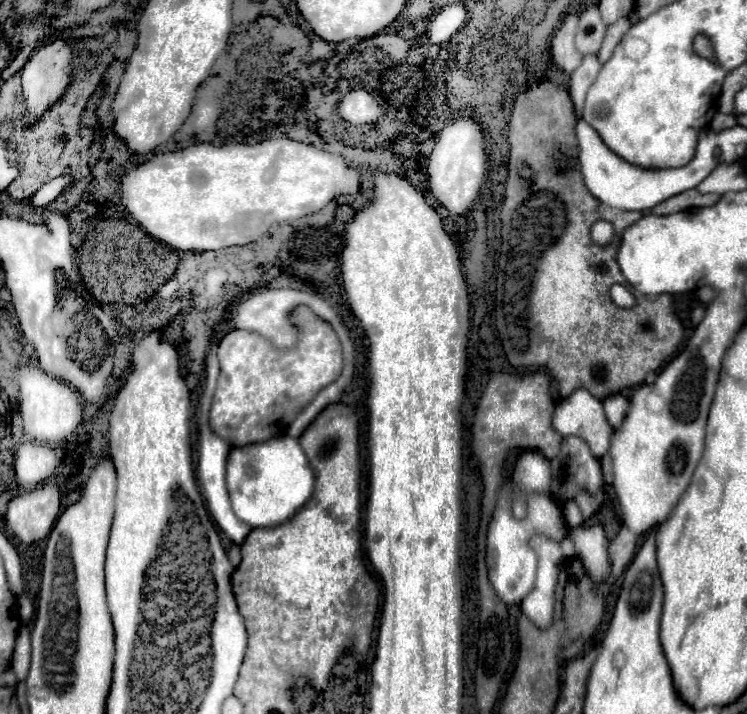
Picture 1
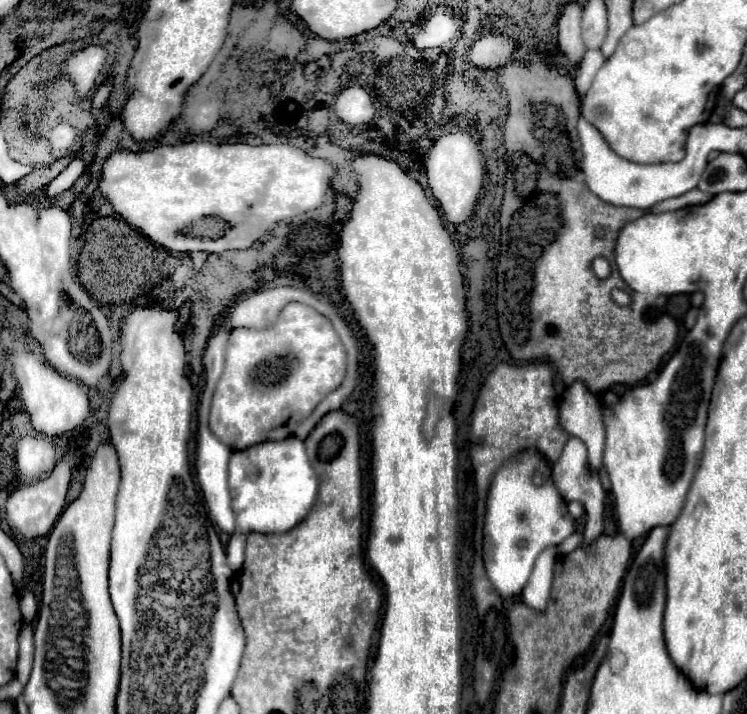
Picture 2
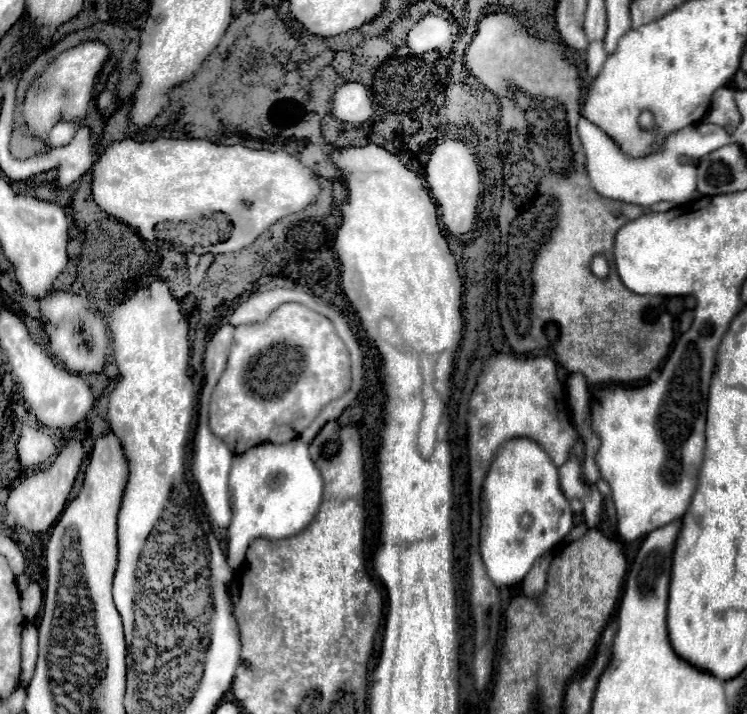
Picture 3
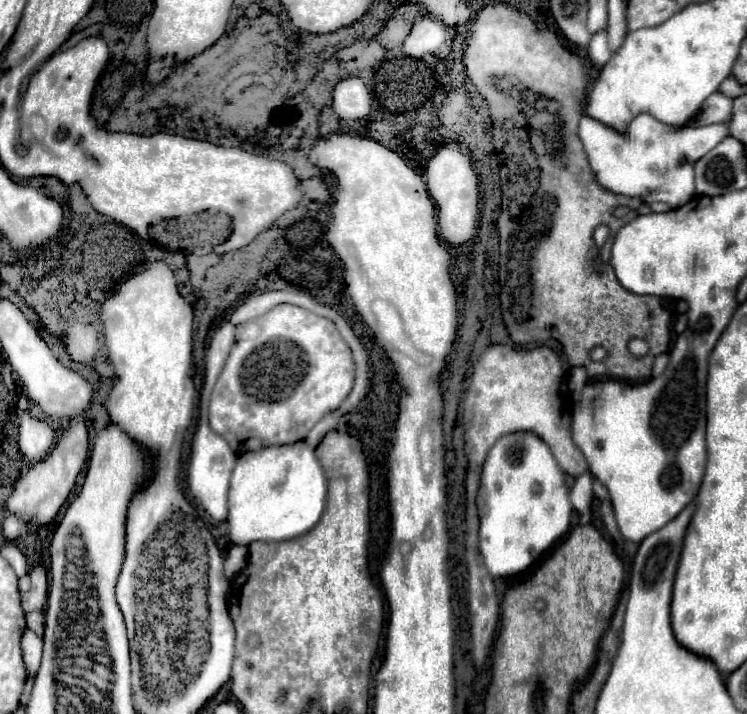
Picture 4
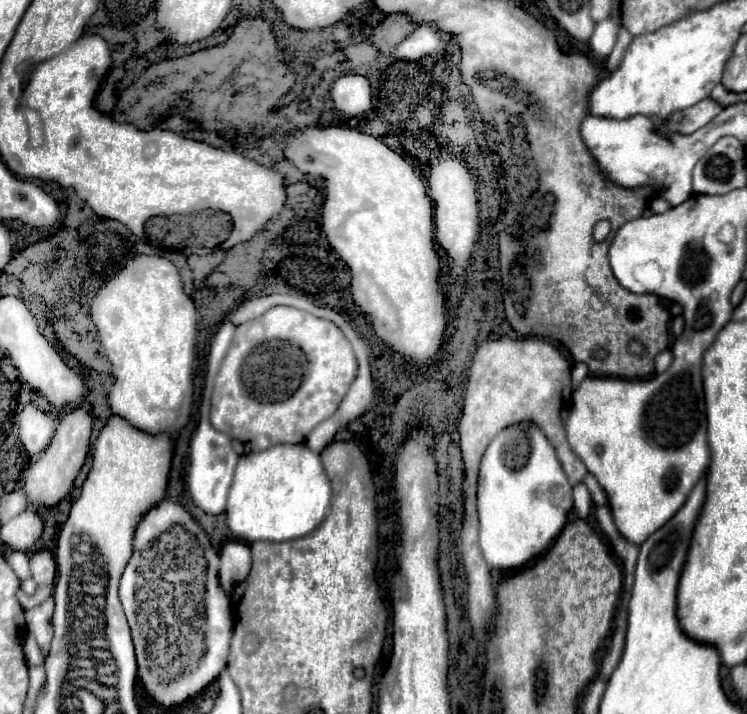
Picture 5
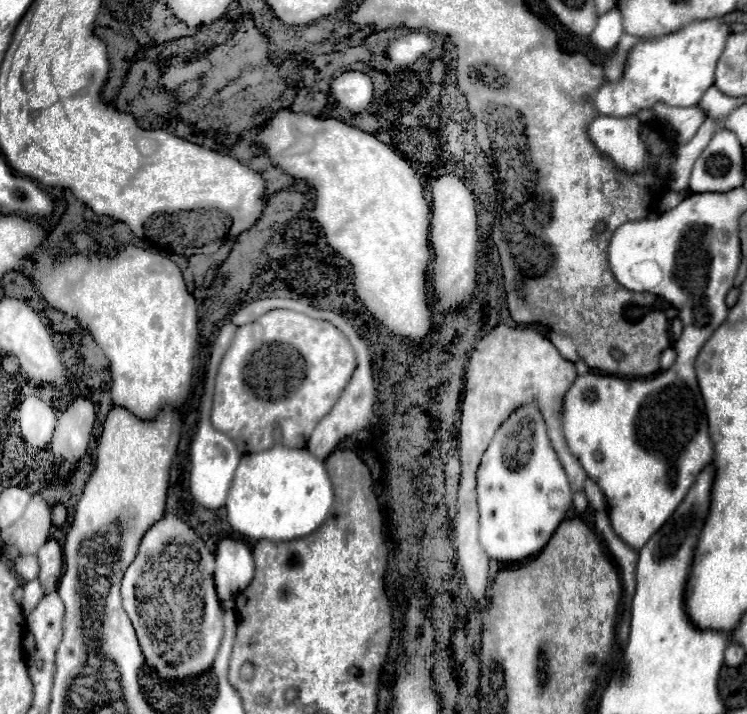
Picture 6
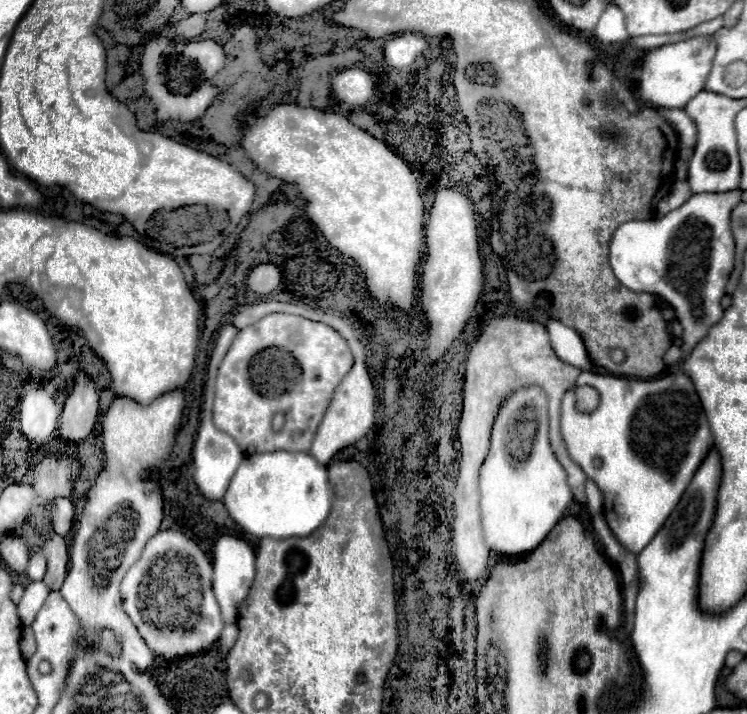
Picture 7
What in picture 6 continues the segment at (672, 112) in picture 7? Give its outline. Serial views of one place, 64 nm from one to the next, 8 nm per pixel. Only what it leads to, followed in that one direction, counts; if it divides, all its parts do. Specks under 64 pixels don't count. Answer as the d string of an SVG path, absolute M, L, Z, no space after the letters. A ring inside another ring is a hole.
M656 104L652 112L674 132L680 144L686 144L694 138L696 130L704 122L704 116L698 108L668 108L664 104Z

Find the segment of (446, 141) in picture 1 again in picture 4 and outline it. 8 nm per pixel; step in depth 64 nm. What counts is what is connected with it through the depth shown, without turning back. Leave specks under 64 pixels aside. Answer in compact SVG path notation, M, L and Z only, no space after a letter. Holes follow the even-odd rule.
M442 148L430 162L426 172L426 184L432 200L438 208L438 228L440 236L450 246L466 244L476 232L476 214L478 214L478 182L476 174L460 150Z

